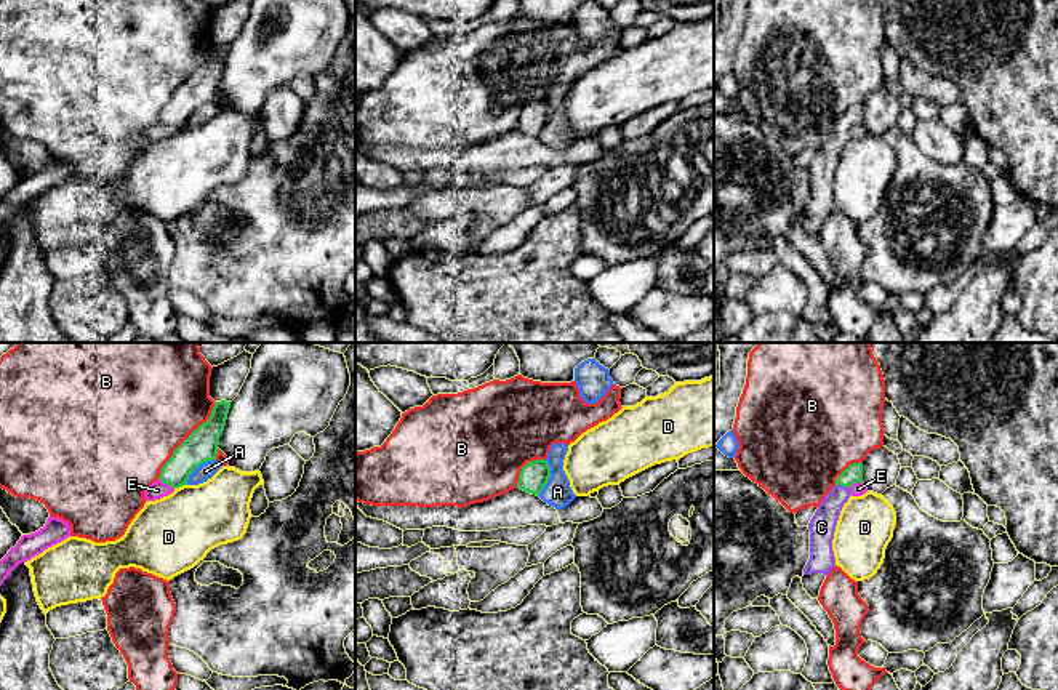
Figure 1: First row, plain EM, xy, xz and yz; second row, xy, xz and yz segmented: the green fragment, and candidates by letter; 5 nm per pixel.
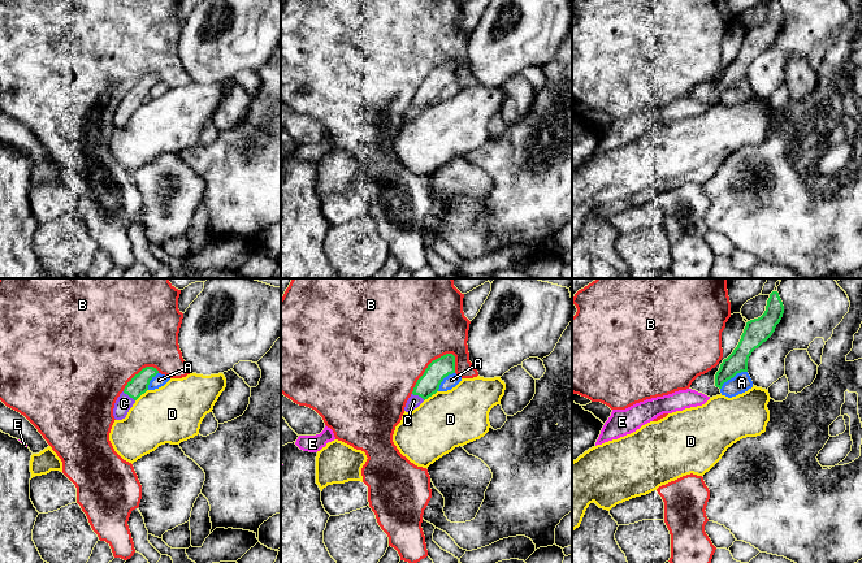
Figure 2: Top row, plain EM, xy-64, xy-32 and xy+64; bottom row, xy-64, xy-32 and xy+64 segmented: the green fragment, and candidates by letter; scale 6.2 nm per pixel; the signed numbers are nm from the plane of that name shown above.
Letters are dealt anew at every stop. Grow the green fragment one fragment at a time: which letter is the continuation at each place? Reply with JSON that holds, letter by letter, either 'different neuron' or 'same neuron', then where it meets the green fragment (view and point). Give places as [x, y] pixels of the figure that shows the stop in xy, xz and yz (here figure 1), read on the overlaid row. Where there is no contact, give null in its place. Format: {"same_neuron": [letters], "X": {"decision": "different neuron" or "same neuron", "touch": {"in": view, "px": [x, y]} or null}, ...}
{"same_neuron": ["C"], "A": {"decision": "different neuron", "touch": {"in": "xy", "px": [197, 466]}}, "B": {"decision": "different neuron", "touch": {"in": "xy", "px": [184, 441]}}, "C": {"decision": "same neuron", "touch": {"in": "yz", "px": [842, 485]}}, "D": {"decision": "different neuron", "touch": {"in": "xy", "px": [180, 485]}}, "E": {"decision": "different neuron", "touch": {"in": "xy", "px": [167, 484]}}}

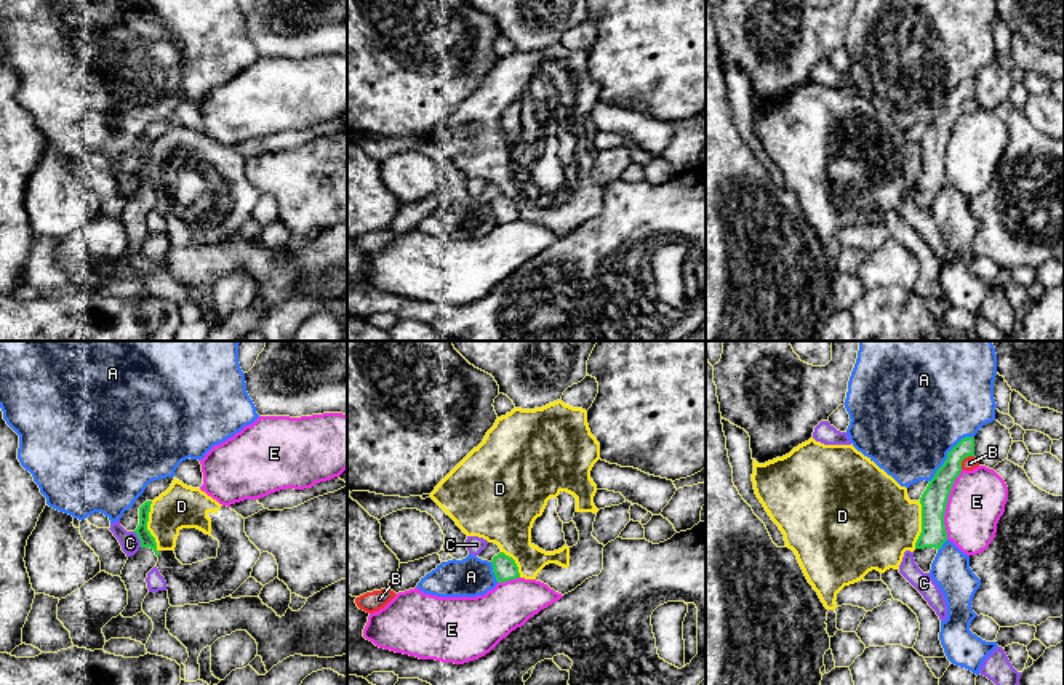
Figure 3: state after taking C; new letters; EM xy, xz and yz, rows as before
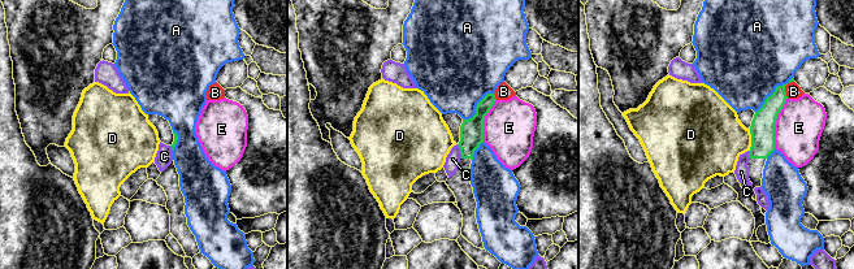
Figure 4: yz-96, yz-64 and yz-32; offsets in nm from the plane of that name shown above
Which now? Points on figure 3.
{"same_neuron": [], "A": {"decision": "different neuron", "touch": {"in": "yz", "px": [948, 455]}}, "B": {"decision": "different neuron", "touch": {"in": "yz", "px": [964, 458]}}, "C": {"decision": "different neuron", "touch": {"in": "xy", "px": [140, 540]}}, "D": {"decision": "different neuron", "touch": {"in": "xy", "px": [146, 527]}}, "E": {"decision": "different neuron", "touch": {"in": "yz", "px": [946, 504]}}}

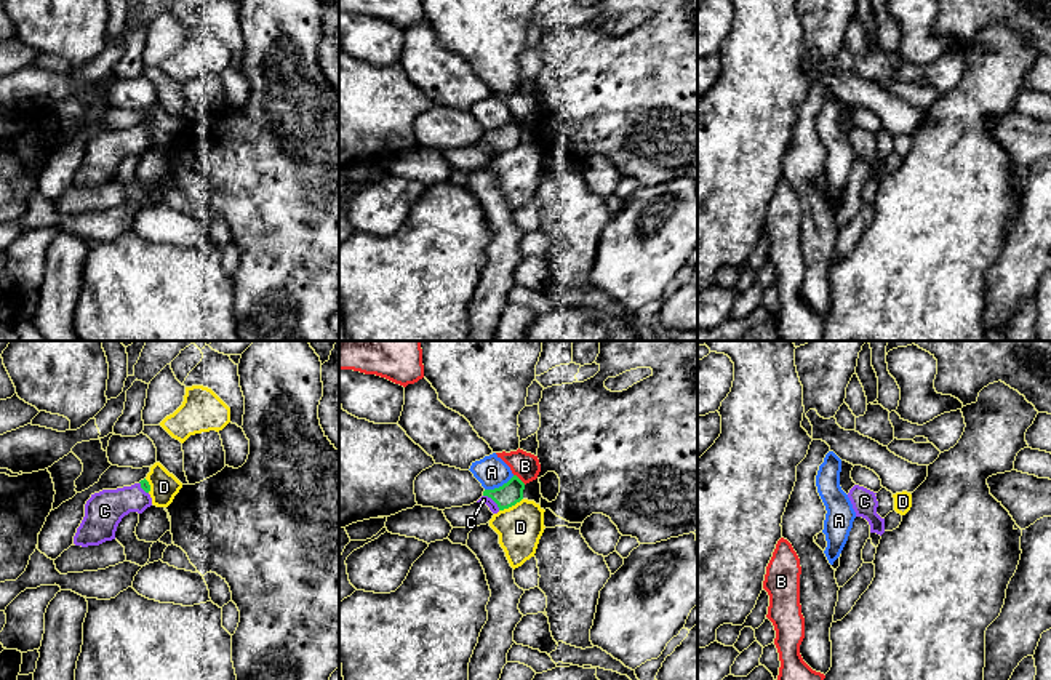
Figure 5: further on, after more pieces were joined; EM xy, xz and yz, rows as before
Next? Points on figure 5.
{"same_neuron": ["C"], "A": {"decision": "different neuron", "touch": {"in": "xz", "px": [499, 487]}}, "B": {"decision": "different neuron", "touch": {"in": "xz", "px": [519, 479]}}, "C": {"decision": "same neuron", "touch": {"in": "xz", "px": [493, 500]}}, "D": {"decision": "different neuron", "touch": {"in": "xz", "px": [511, 506]}}}

